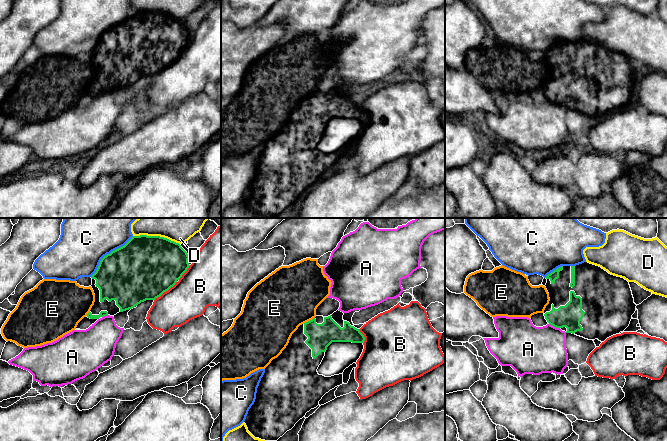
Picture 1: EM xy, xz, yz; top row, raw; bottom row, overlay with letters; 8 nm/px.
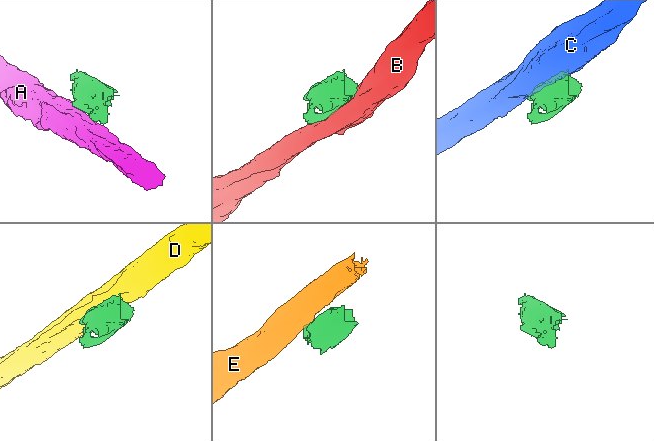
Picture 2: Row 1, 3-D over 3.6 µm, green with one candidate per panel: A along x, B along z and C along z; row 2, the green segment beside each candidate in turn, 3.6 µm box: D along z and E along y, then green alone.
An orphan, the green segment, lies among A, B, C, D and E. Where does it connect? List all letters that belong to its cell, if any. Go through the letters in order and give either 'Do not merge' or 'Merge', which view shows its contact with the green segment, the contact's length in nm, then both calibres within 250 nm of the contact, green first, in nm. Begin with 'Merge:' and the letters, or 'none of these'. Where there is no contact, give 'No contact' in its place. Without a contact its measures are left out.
Merge: none of these
A: Do not merge. Touches green in yz. Shared border 100 nm. Thickness 190 nm (green) against 380 nm
B: Do not merge. Touches green in xy. Shared border 240 nm. Thickness 500 nm (green) against 320 nm
C: Do not merge. Touches green in xy. Shared border 480 nm. Thickness 480 nm (green) against 480 nm
D: Do not merge. Touches green in xy. Shared border 380 nm. Thickness 480 nm (green) against 360 nm
E: Do not merge. Touches green in xz. Shared border 110 nm. Thickness 200 nm (green) against 480 nm

